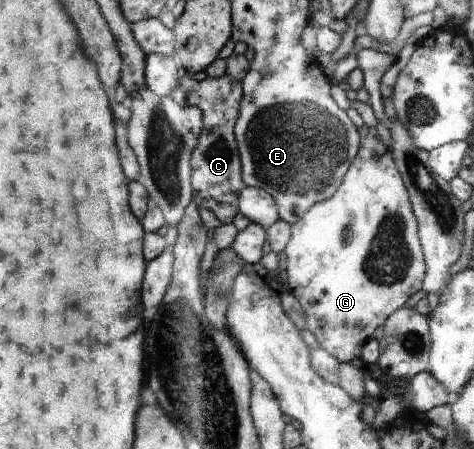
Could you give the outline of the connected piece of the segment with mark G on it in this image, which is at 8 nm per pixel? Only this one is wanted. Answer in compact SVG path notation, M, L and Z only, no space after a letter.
M364 125L360 128L360 134L363 139L363 145L361 146L361 158L357 158L357 162L351 162L347 174L345 174L345 180L341 182L341 186L337 188L337 192L333 194L333 198L325 200L325 202L319 202L314 206L311 206L307 213L297 222L292 225L292 234L284 249L287 255L287 286L291 286L291 293L295 296L295 299L303 306L305 314L307 314L307 328L313 332L313 336L319 340L319 344L329 352L331 357L334 357L340 364L349 363L355 358L359 358L359 354L363 352L363 344L369 342L371 334L379 328L379 326L385 325L385 320L388 320L394 313L396 313L405 302L407 302L407 288L409 288L409 296L415 294L417 290L421 290L421 280L423 280L423 254L421 254L422 246L419 246L419 238L417 238L417 222L415 218L415 212L412 210L411 196L408 195L408 190L403 186L401 182L400 170L397 170L395 166L396 162L393 162L394 156L390 153L388 148L379 139L375 128L369 128Z

